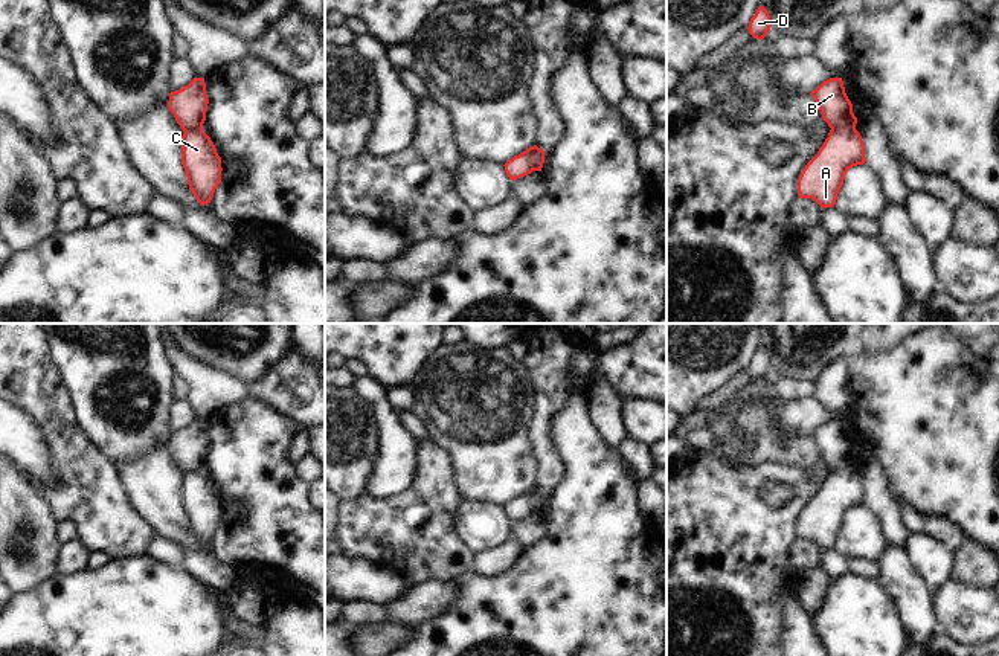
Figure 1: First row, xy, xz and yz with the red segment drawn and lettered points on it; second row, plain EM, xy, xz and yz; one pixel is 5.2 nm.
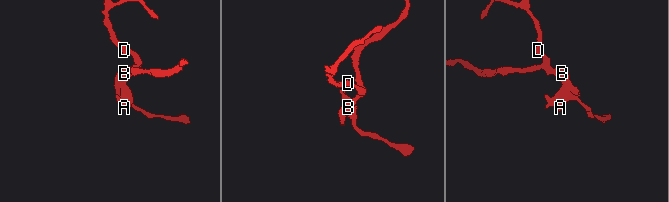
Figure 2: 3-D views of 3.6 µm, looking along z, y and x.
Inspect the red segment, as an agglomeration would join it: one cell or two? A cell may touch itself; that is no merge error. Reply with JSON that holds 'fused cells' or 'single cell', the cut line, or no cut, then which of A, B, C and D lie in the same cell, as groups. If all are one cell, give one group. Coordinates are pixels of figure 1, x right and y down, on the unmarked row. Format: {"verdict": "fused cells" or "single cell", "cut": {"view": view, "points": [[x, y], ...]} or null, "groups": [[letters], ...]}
{"verdict": "fused cells", "cut": {"view": "xz", "points": [[543, 493], [537, 495], [531, 502], [533, 511]]}, "groups": [["A", "C"], ["B", "D"]]}

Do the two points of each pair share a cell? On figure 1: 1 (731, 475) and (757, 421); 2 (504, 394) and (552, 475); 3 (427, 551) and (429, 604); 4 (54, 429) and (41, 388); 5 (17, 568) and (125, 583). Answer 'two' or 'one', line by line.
1: two
2: two
3: two
4: one
5: two

